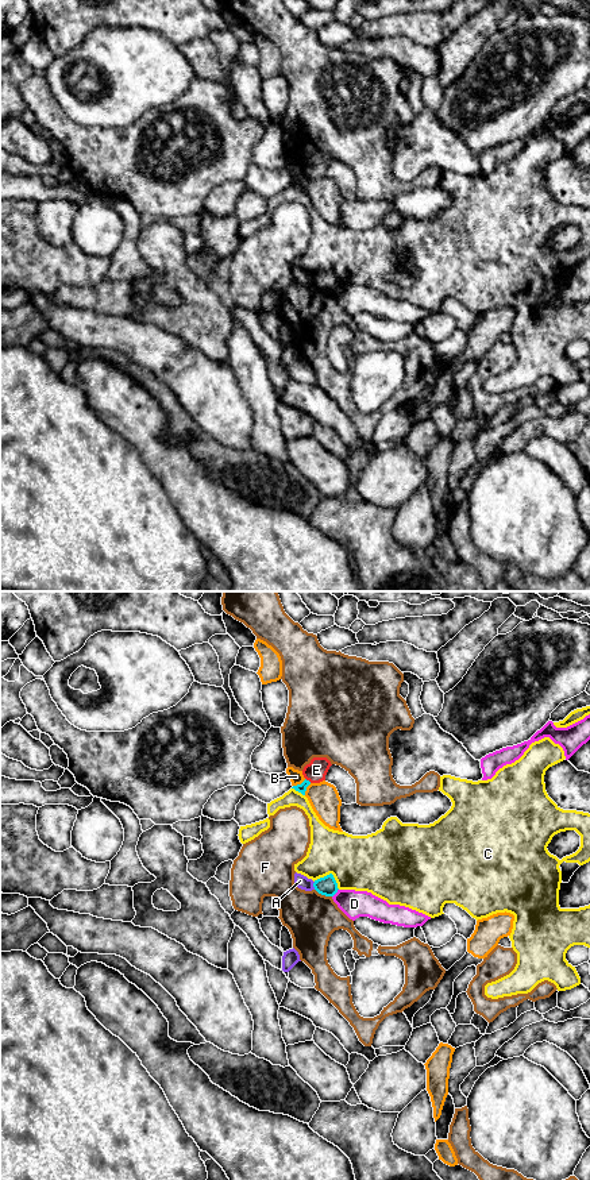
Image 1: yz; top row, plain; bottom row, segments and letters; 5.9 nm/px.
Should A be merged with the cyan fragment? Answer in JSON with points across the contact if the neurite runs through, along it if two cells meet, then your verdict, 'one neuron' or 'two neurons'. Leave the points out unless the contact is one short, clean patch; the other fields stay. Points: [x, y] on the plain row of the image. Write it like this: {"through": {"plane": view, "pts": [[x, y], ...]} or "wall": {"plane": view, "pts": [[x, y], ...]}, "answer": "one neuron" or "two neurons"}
{"wall": {"plane": "yz", "pts": [[315, 277], [313, 284]]}, "answer": "two neurons"}

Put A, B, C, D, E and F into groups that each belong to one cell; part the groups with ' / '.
A / B / C / D E / F

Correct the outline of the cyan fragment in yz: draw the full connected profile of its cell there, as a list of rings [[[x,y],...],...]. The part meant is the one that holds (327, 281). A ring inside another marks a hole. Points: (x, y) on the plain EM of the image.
[[[332,269],[315,275],[313,282],[319,289],[325,292],[333,292],[339,285]]]

